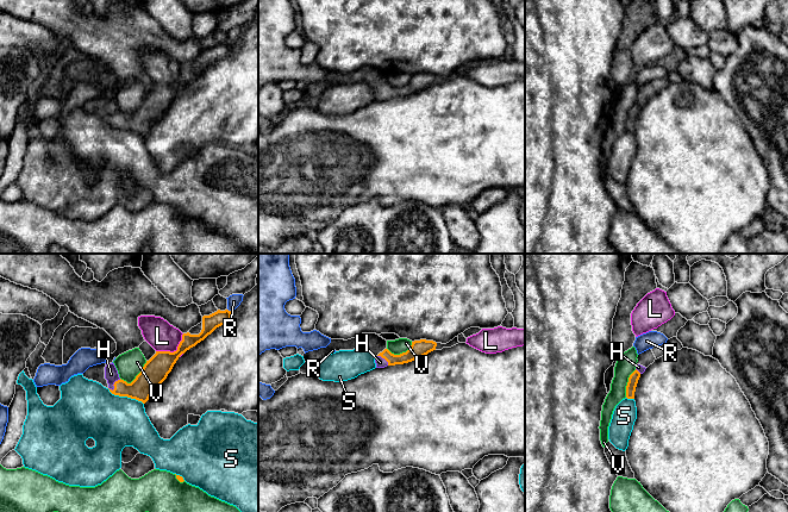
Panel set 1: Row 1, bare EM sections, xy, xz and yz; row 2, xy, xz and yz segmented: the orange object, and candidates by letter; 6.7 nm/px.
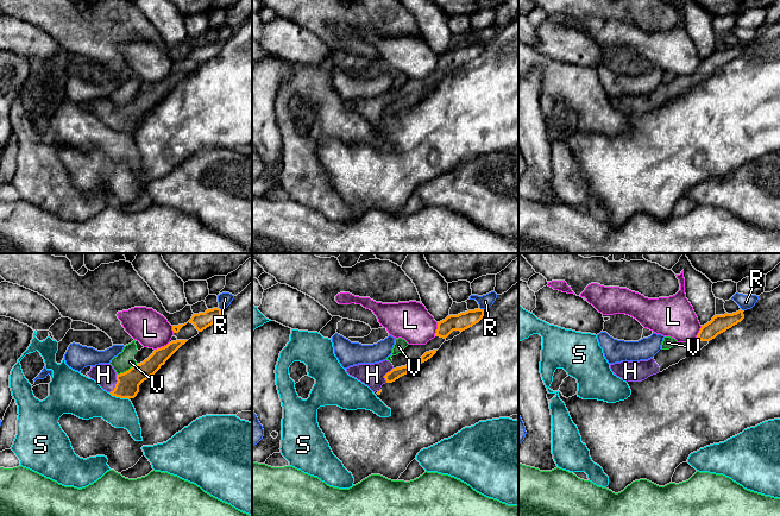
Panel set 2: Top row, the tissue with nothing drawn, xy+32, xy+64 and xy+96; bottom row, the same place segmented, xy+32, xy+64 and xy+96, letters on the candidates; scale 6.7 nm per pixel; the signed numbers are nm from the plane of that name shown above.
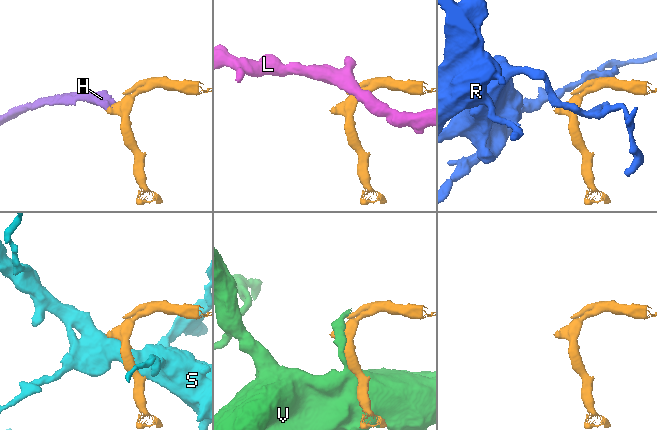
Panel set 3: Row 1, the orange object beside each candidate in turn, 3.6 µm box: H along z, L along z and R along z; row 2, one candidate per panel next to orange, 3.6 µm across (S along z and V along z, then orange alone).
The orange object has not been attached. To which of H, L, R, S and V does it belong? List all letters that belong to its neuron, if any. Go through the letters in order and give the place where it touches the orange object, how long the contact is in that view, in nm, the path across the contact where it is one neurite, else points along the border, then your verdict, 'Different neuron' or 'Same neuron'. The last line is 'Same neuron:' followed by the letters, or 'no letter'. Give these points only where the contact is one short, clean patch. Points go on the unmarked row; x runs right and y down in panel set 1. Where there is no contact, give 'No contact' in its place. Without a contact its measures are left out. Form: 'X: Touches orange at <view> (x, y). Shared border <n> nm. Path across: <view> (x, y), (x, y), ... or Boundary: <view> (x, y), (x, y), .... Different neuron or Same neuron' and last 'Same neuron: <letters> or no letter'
H: Touches orange at xy (113, 118). Shared border 110 nm. Path across: xy (149, 112), (141, 120), (113, 118), (111, 107). Same neuron
L: Touches orange at xy (174, 85). Shared border 220 nm. Boundary: xy (183, 67), (175, 83), (156, 85). Different neuron
R: Touches orange at xy (230, 44). Shared border 40 nm. Boundary: xy (227, 42), (231, 44). Different neuron
S: Touches orange at xy (125, 129). Shared border 260 nm. Different neuron
V: Touches orange at xy (136, 110). Shared border 220 nm. Different neuron
Same neuron: H

